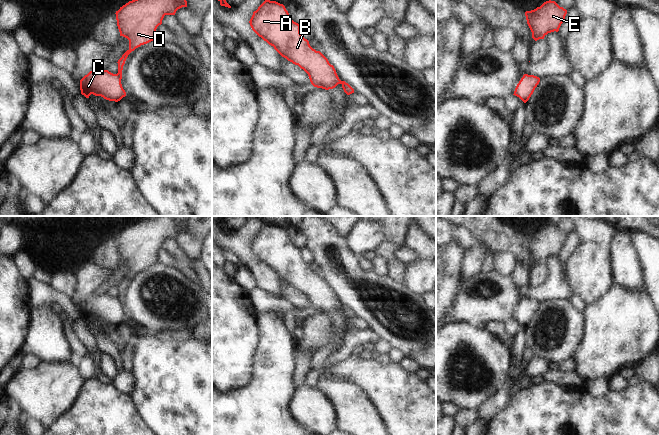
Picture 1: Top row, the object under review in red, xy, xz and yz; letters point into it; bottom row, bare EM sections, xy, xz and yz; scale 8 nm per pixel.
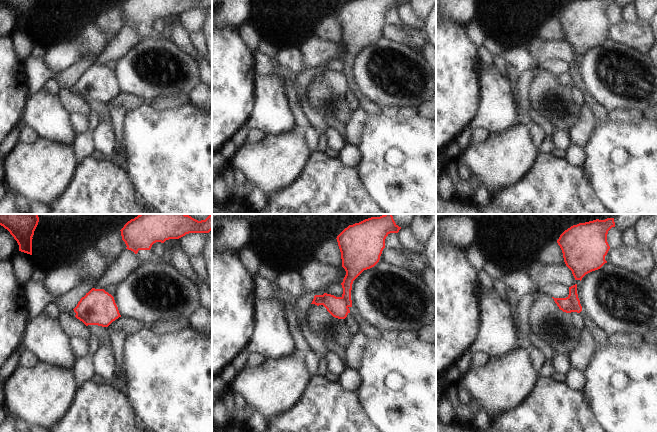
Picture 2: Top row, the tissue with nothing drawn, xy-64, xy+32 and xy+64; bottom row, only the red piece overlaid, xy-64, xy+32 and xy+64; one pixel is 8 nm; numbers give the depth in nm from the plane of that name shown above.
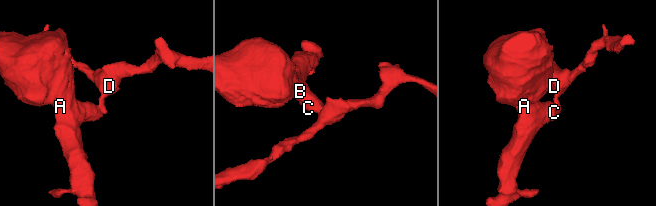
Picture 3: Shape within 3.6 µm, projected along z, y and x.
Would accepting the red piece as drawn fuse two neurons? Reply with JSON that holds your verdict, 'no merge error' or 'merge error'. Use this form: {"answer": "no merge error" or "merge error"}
{"answer": "merge error"}

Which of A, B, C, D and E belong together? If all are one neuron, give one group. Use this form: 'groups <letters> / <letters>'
groups A B C / D E

